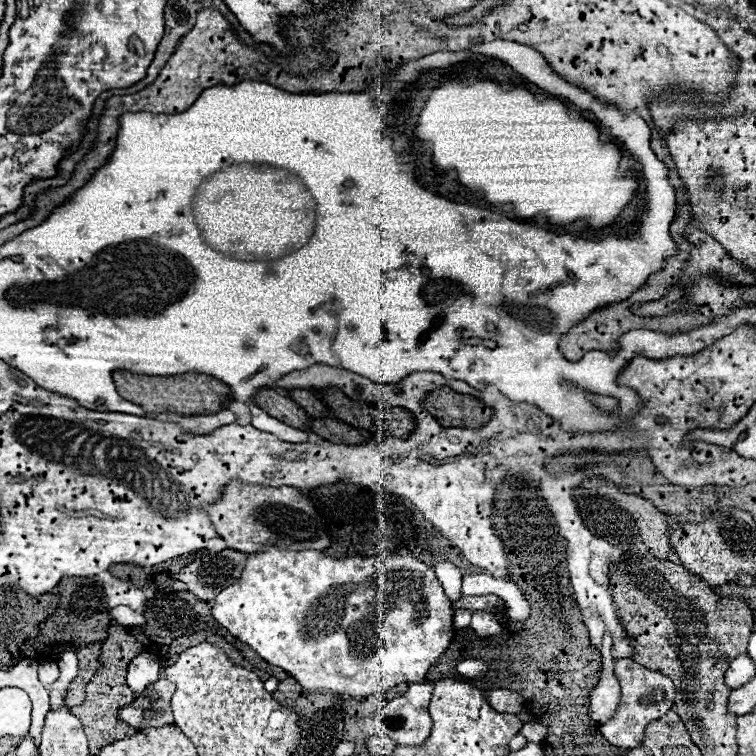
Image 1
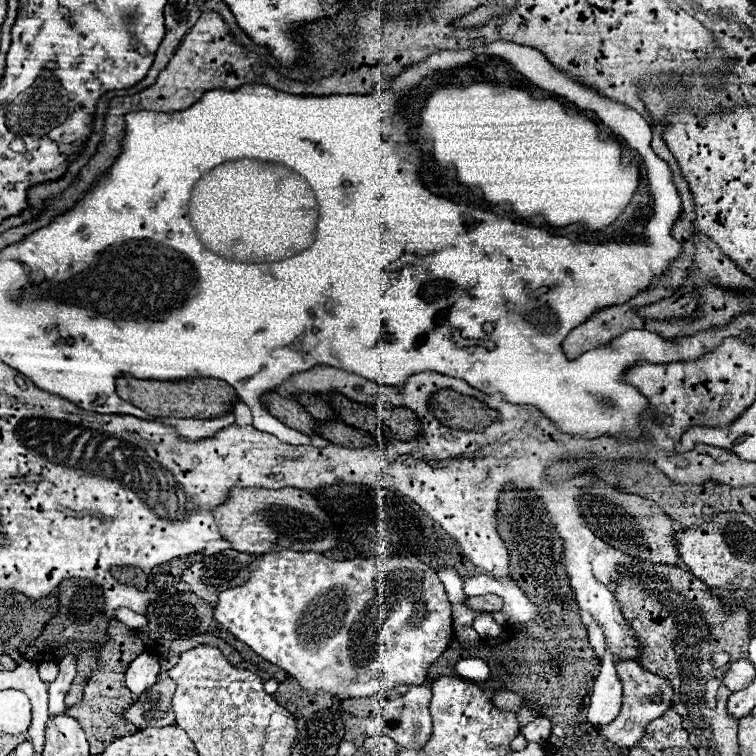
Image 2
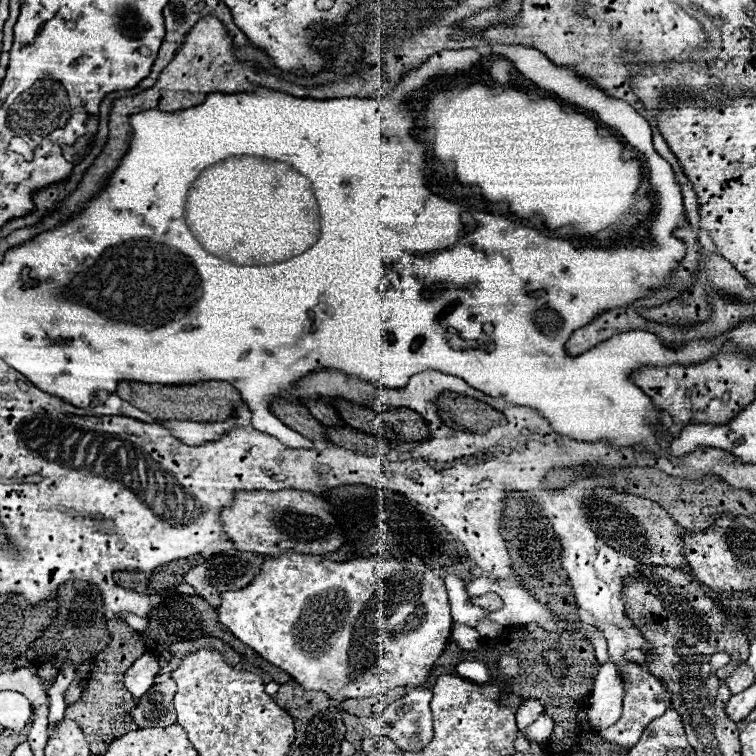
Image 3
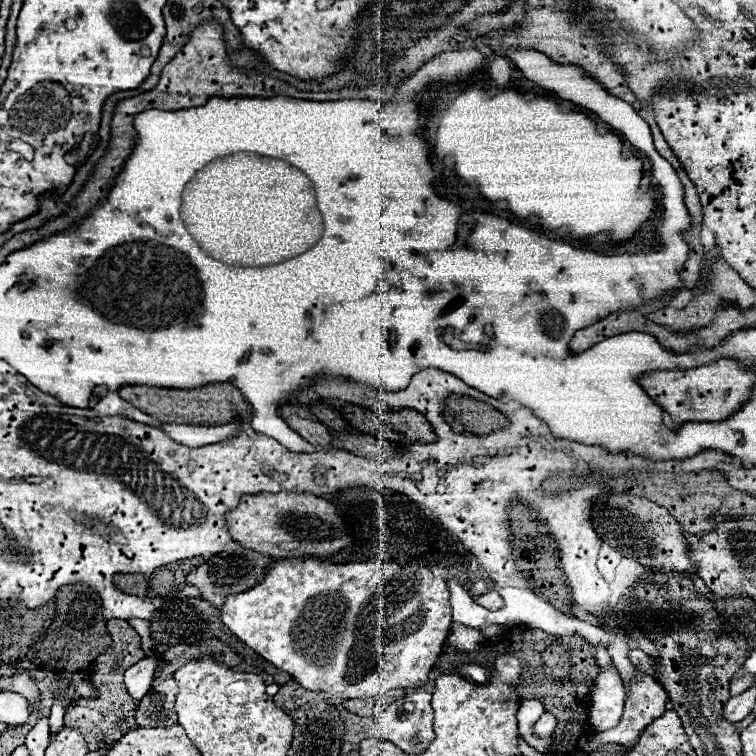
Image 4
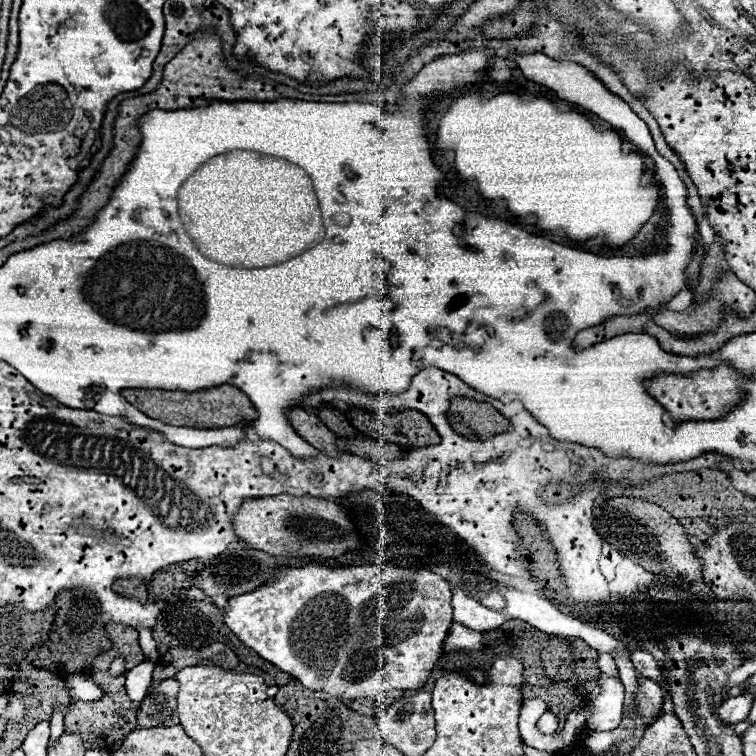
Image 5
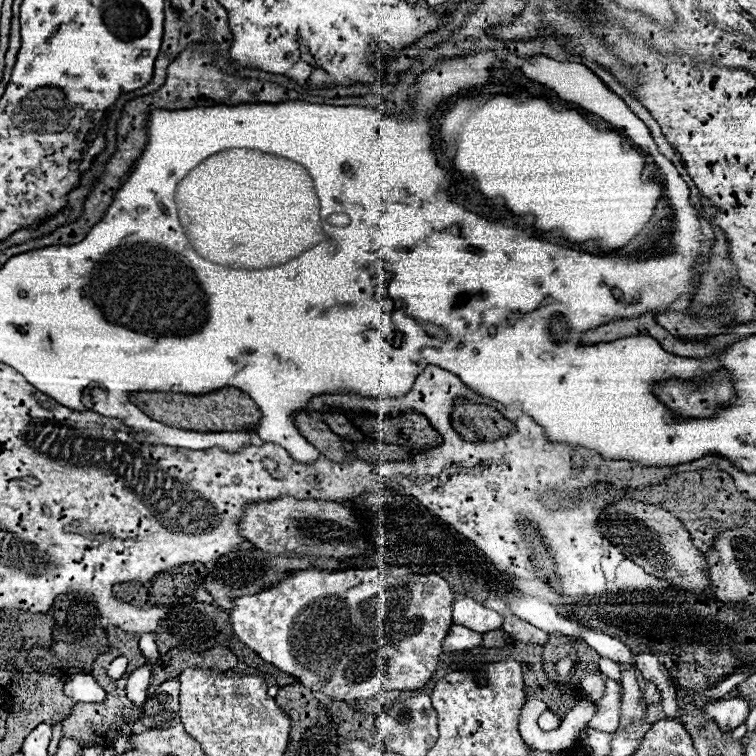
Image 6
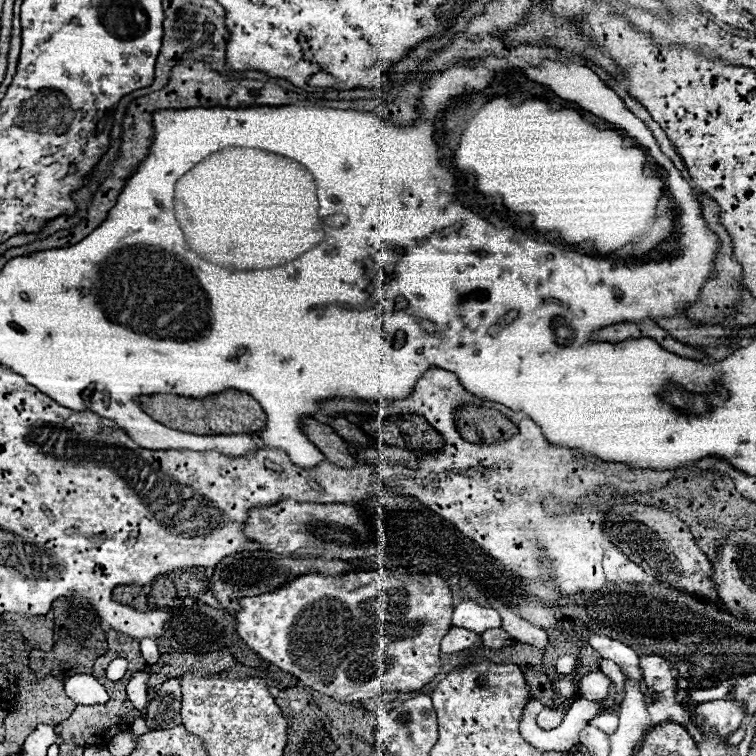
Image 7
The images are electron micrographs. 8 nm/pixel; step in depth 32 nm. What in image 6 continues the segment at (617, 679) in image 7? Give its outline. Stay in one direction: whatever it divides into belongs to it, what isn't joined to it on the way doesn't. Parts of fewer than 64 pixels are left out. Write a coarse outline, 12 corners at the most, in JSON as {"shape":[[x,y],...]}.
{"shape":[[600,658],[600,672],[622,684],[616,662]]}

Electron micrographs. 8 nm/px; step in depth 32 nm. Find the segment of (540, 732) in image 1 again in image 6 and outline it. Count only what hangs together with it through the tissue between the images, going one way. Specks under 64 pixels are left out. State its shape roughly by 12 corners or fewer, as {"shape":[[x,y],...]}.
{"shape":[[544,710],[538,726],[551,731],[560,726],[560,714]]}

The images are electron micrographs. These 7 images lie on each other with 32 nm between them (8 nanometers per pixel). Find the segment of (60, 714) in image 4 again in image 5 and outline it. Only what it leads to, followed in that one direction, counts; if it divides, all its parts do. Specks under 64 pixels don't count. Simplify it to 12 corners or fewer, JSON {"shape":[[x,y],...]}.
{"shape":[[54,712],[50,720],[52,738],[50,746],[56,744],[62,734],[62,712]]}

